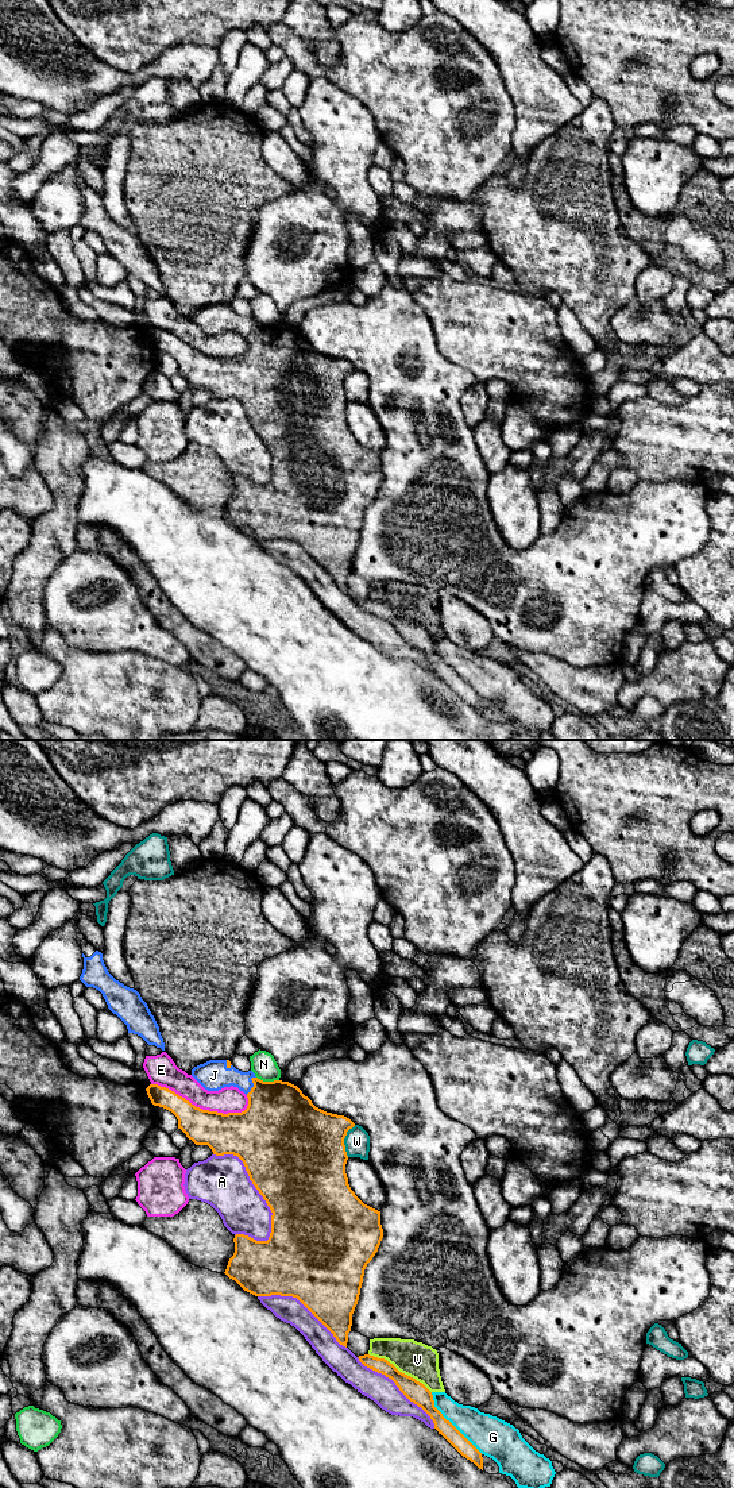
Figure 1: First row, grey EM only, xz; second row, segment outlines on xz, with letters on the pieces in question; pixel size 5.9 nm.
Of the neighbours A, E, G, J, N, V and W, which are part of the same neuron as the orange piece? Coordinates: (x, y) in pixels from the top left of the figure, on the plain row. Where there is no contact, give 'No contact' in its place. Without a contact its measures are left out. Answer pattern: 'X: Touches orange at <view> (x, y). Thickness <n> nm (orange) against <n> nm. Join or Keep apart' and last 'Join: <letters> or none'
A: Touches orange at xz (255, 431). Thickness 500 nm (orange) against 300 nm. Keep apart
E: Touches orange at xz (199, 351). Thickness 240 nm (orange) against 160 nm. Keep apart
G: Touches orange at xz (449, 666). Thickness 120 nm (orange) against 220 nm. Keep apart
J: Touches orange at xz (254, 328). Thickness 400 nm (orange) against 190 nm. Join
N: Touches orange at xz (267, 326). Thickness 420 nm (orange) against 150 nm. Keep apart
V: Touches orange at xz (398, 615). Thickness 120 nm (orange) against 220 nm. Keep apart
W: Touches orange at xz (343, 384). Thickness 500 nm (orange) against 150 nm. Keep apart
Join: J

